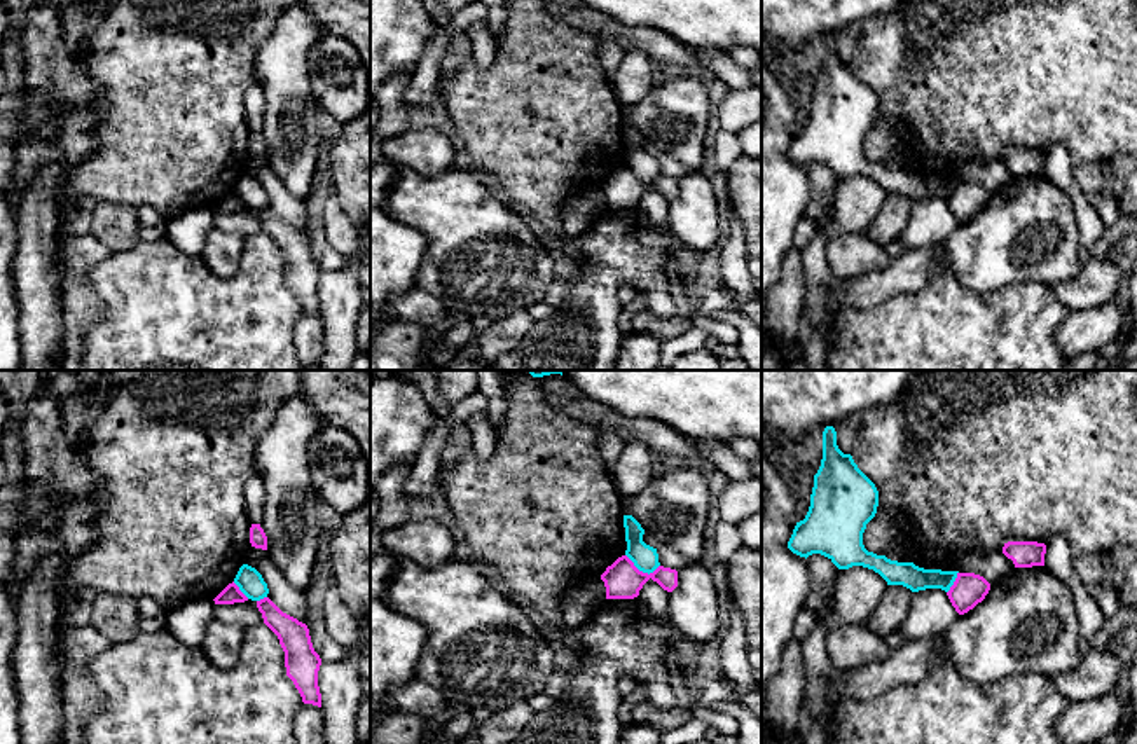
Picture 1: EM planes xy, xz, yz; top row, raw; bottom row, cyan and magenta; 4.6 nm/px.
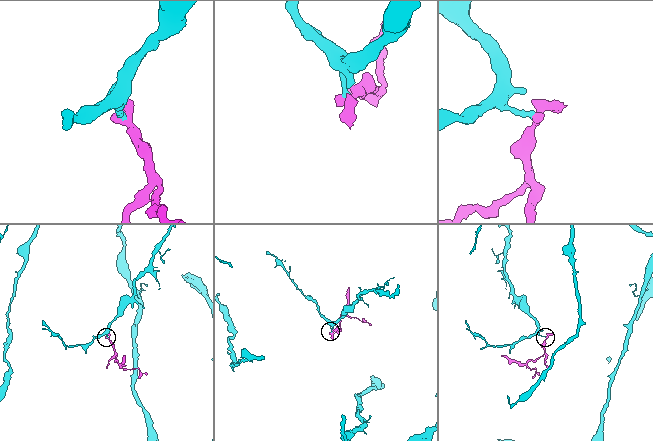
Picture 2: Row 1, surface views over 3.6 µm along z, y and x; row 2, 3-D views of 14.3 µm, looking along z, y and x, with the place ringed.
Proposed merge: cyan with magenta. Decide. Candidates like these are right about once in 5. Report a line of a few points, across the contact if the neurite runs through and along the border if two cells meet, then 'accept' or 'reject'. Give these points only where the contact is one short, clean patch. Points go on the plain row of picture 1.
line xz (626, 163), (643, 180), (652, 182), (659, 175); reject

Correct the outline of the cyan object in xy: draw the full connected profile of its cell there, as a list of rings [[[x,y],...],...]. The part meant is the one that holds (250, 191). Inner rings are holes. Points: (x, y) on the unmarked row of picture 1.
[[[243,173],[239,176],[234,192],[252,210],[260,210],[269,203],[267,192],[264,190],[262,183],[248,173]]]

